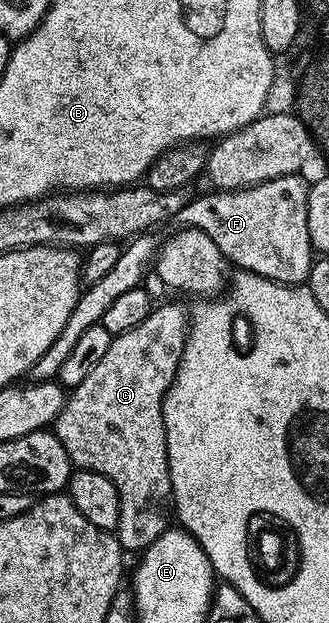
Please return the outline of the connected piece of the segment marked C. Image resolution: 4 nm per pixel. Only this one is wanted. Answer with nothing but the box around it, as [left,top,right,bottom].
[53,302,189,553]

